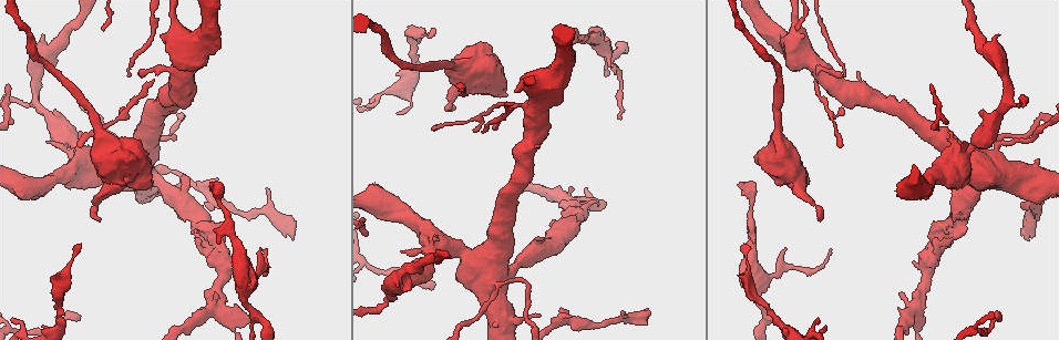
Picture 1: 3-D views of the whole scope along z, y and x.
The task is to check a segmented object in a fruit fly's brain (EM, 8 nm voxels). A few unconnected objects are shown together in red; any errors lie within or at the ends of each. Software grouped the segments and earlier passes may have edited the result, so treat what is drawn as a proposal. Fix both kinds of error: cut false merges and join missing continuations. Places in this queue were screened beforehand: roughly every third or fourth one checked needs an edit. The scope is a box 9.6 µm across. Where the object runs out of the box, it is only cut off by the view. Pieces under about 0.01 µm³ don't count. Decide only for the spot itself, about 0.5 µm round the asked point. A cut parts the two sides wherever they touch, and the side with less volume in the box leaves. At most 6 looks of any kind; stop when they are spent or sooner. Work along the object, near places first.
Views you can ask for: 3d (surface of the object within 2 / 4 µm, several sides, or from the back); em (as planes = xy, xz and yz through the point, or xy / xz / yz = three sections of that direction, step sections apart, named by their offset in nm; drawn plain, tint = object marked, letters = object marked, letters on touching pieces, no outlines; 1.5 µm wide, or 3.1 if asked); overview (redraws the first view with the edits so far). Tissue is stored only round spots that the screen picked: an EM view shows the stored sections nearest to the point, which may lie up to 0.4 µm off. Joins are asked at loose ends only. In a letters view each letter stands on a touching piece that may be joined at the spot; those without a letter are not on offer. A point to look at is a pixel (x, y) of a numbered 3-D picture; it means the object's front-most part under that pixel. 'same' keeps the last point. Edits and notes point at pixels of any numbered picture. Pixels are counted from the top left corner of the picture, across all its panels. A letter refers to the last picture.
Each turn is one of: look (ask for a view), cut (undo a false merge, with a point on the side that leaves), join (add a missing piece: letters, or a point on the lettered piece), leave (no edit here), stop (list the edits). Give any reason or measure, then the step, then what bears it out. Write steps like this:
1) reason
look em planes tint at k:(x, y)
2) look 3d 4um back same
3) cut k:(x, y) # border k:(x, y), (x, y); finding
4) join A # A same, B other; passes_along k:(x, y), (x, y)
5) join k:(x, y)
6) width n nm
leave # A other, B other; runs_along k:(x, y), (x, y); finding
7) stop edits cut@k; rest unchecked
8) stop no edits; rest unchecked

thin neck
look em planes letters at 1:(621, 81)

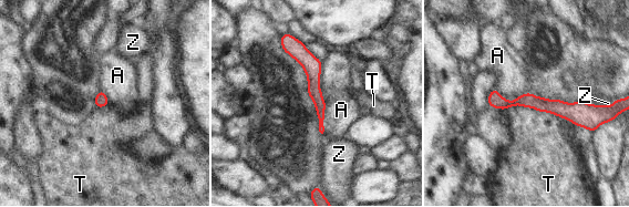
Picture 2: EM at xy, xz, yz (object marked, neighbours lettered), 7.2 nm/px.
width 90 nm
leave # A other, T other, Z other; border 2:(321, 61), (323, 133); one neuron here

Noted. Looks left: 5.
sharp bend
look 3d 4um at 1:(995, 154)

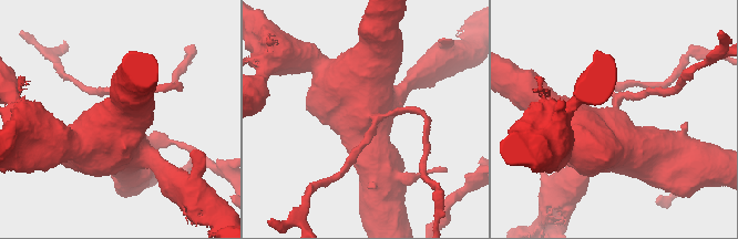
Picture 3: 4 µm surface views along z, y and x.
look em yz step 4 tint at 3:(611, 118)

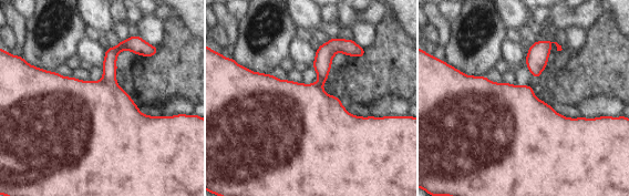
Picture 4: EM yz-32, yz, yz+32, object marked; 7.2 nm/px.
look em yz step 4 letters same

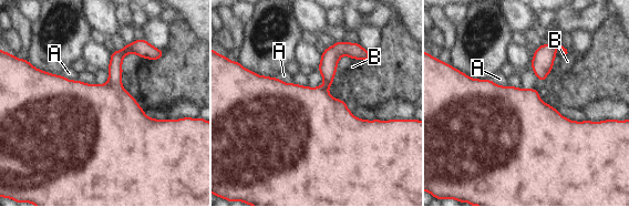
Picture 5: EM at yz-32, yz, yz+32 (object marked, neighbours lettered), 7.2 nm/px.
leave # A other, B other; border 5:(491, 80), (499, 85), (508, 85); all the same neuron

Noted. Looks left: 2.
branch stops here
look em xy step 8 tint at 1:(398, 114)

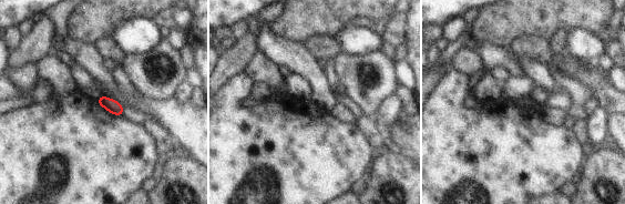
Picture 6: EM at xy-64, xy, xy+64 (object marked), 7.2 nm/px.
another direction
look em planes letters same

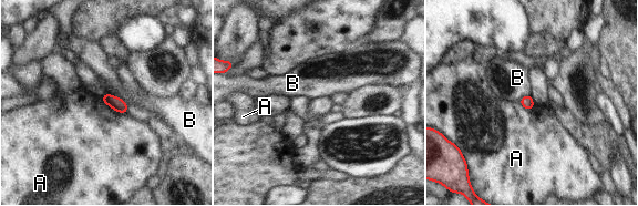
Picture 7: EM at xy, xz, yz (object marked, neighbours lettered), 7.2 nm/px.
leave # A other, B other; border 7:(101, 98), (111, 107), (125, 114); no lettered piece goes on from it

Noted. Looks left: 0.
stop no edits; rest unchecked

